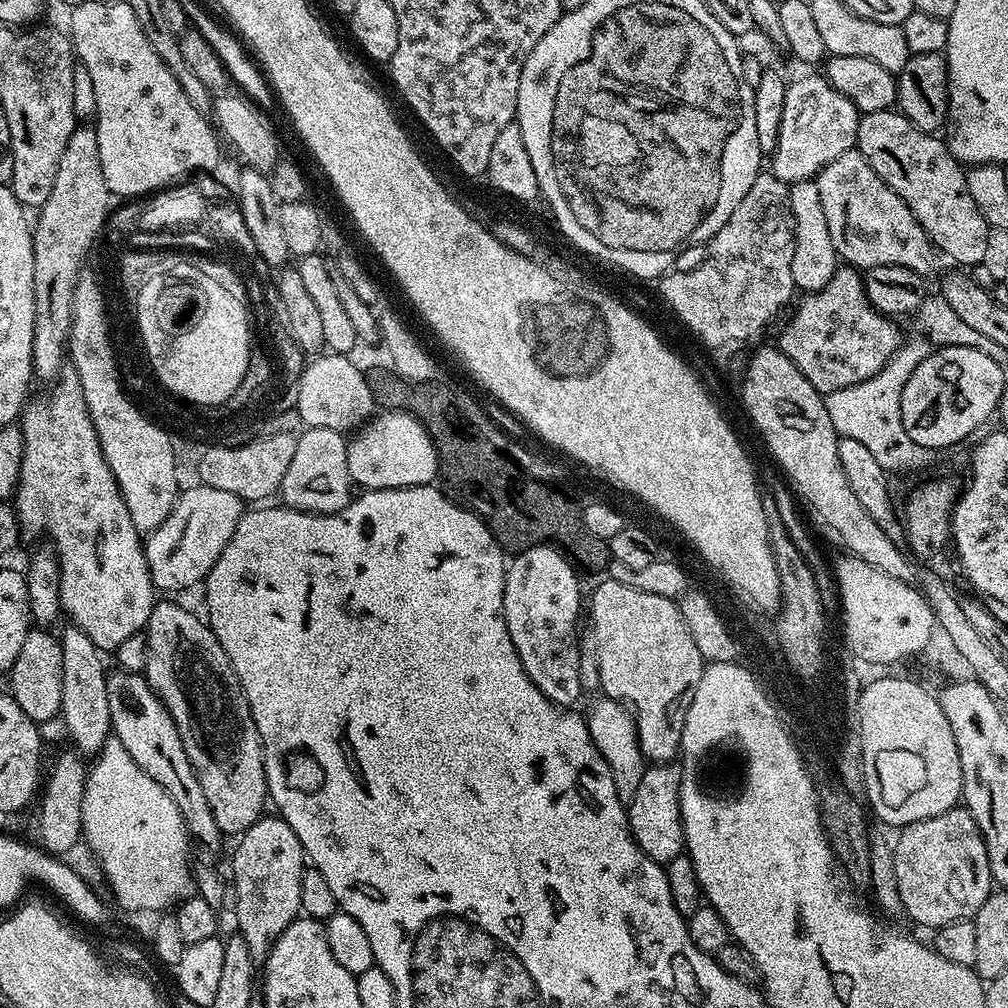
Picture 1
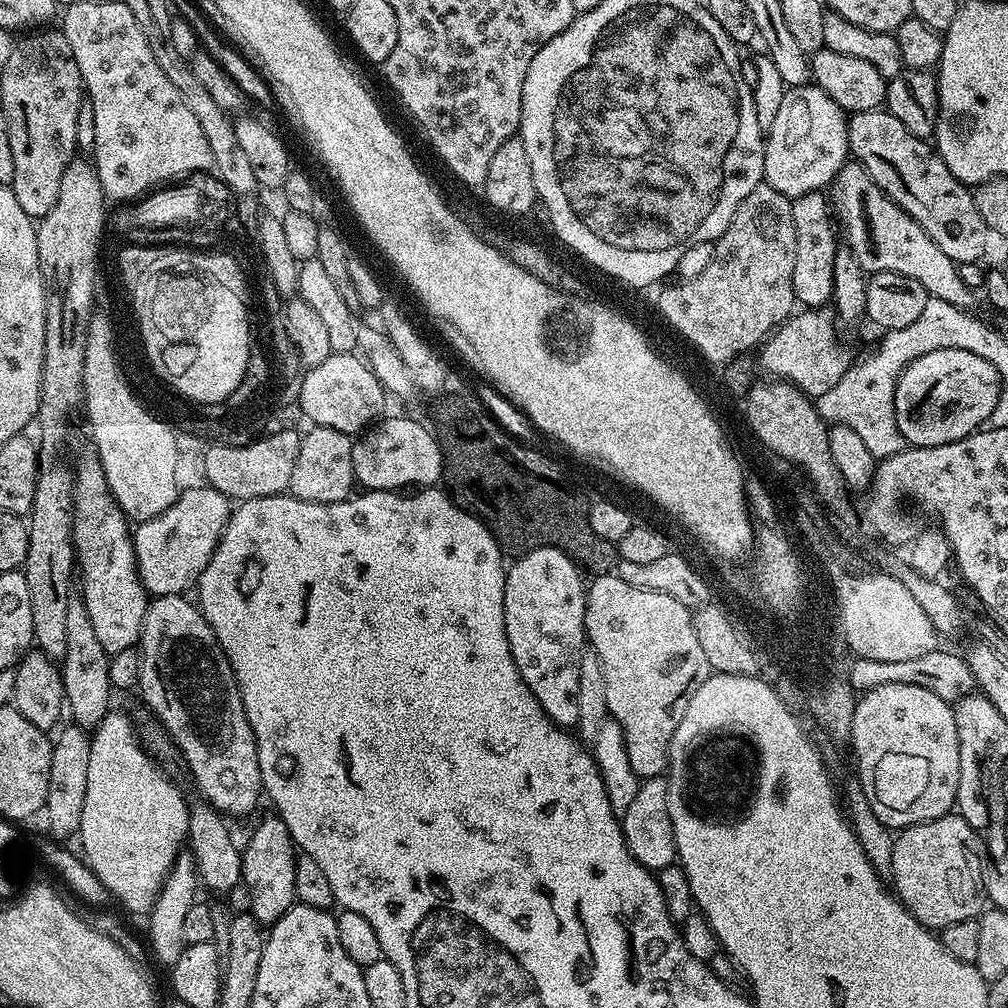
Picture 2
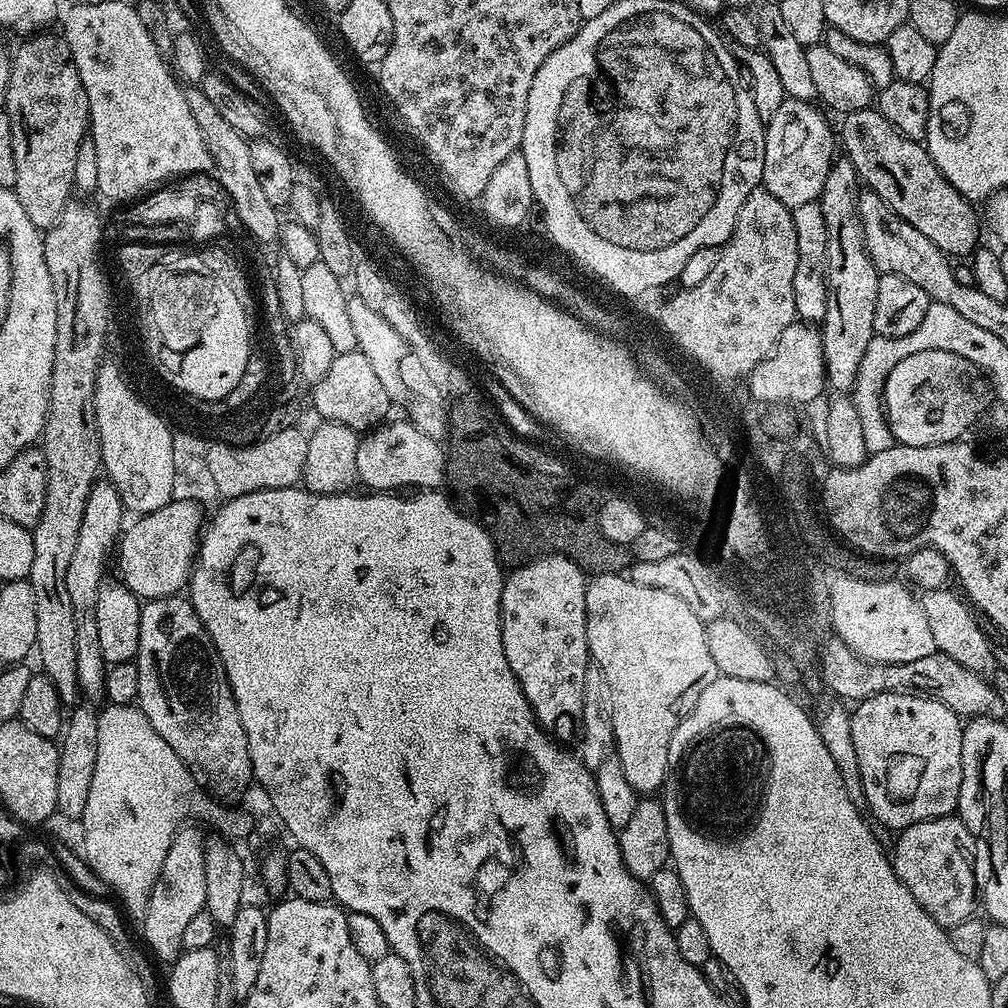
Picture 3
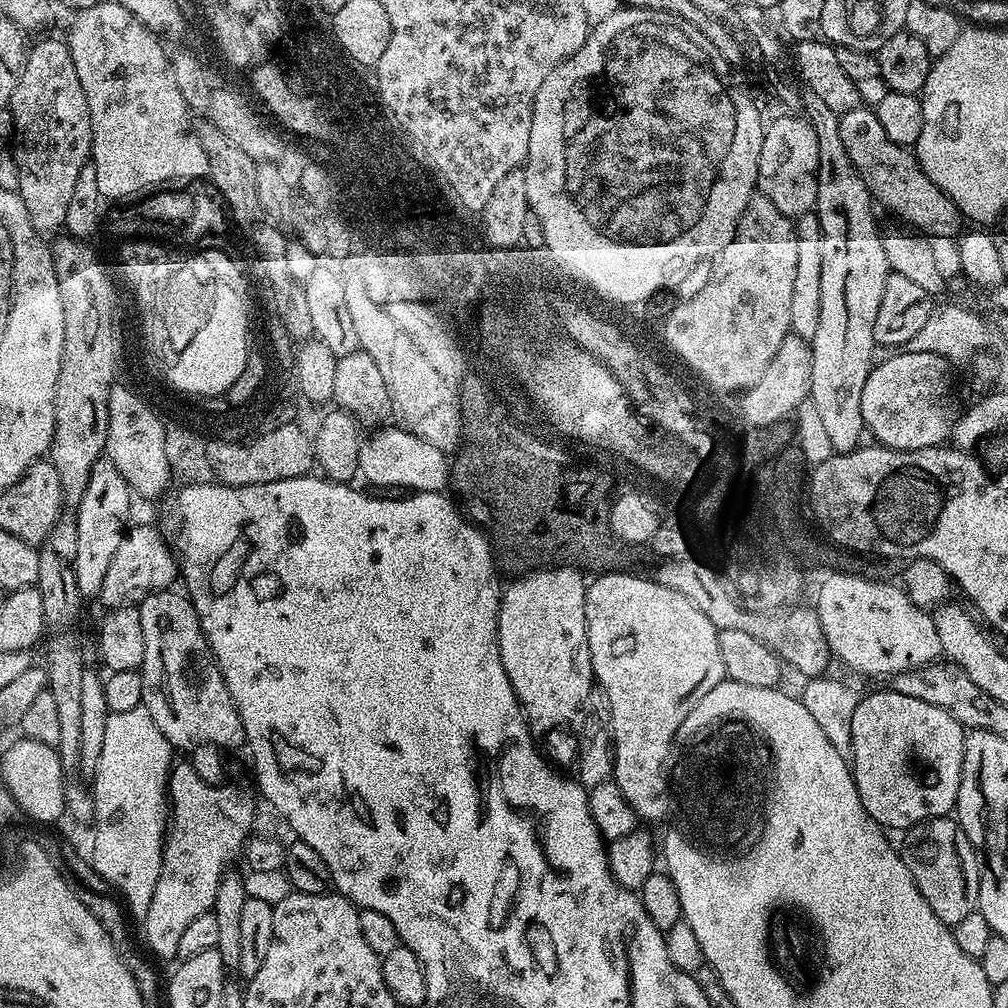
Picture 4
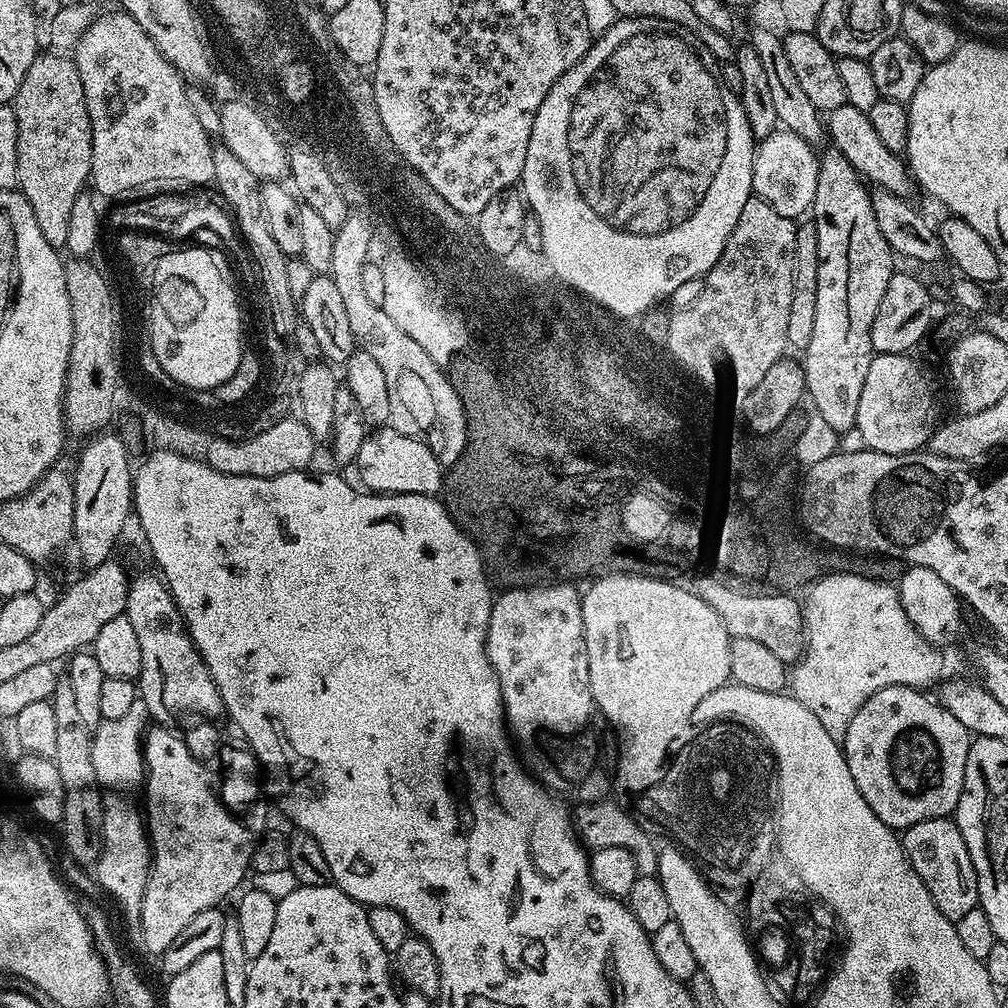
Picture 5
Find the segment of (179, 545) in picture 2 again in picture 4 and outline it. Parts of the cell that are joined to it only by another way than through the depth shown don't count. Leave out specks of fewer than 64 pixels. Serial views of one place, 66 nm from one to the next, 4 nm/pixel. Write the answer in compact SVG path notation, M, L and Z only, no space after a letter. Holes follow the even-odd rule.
M140 524L129 527L122 538L122 546L110 561L106 569L106 576L102 578L102 586L98 593L98 600L105 604L105 609L122 608L135 605L144 599L150 592L168 590L178 580L178 557L164 541L165 533L152 524ZM164 535L164 536L163 536Z

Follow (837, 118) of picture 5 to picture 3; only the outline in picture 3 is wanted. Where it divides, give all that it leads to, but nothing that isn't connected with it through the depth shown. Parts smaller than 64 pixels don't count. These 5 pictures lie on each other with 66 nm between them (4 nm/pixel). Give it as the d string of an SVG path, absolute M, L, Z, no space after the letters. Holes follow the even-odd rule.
M869 106L862 110L854 110L843 117L844 120L838 124L838 140L844 143L843 155L851 162L857 177L866 183L867 191L878 194L878 198L892 212L897 212L914 230L926 234L938 250L942 250L949 258L968 258L976 251L981 243L982 220L974 209L973 201L967 200L934 166L934 158L930 158L927 147L919 140L906 138L890 123L875 107Z

